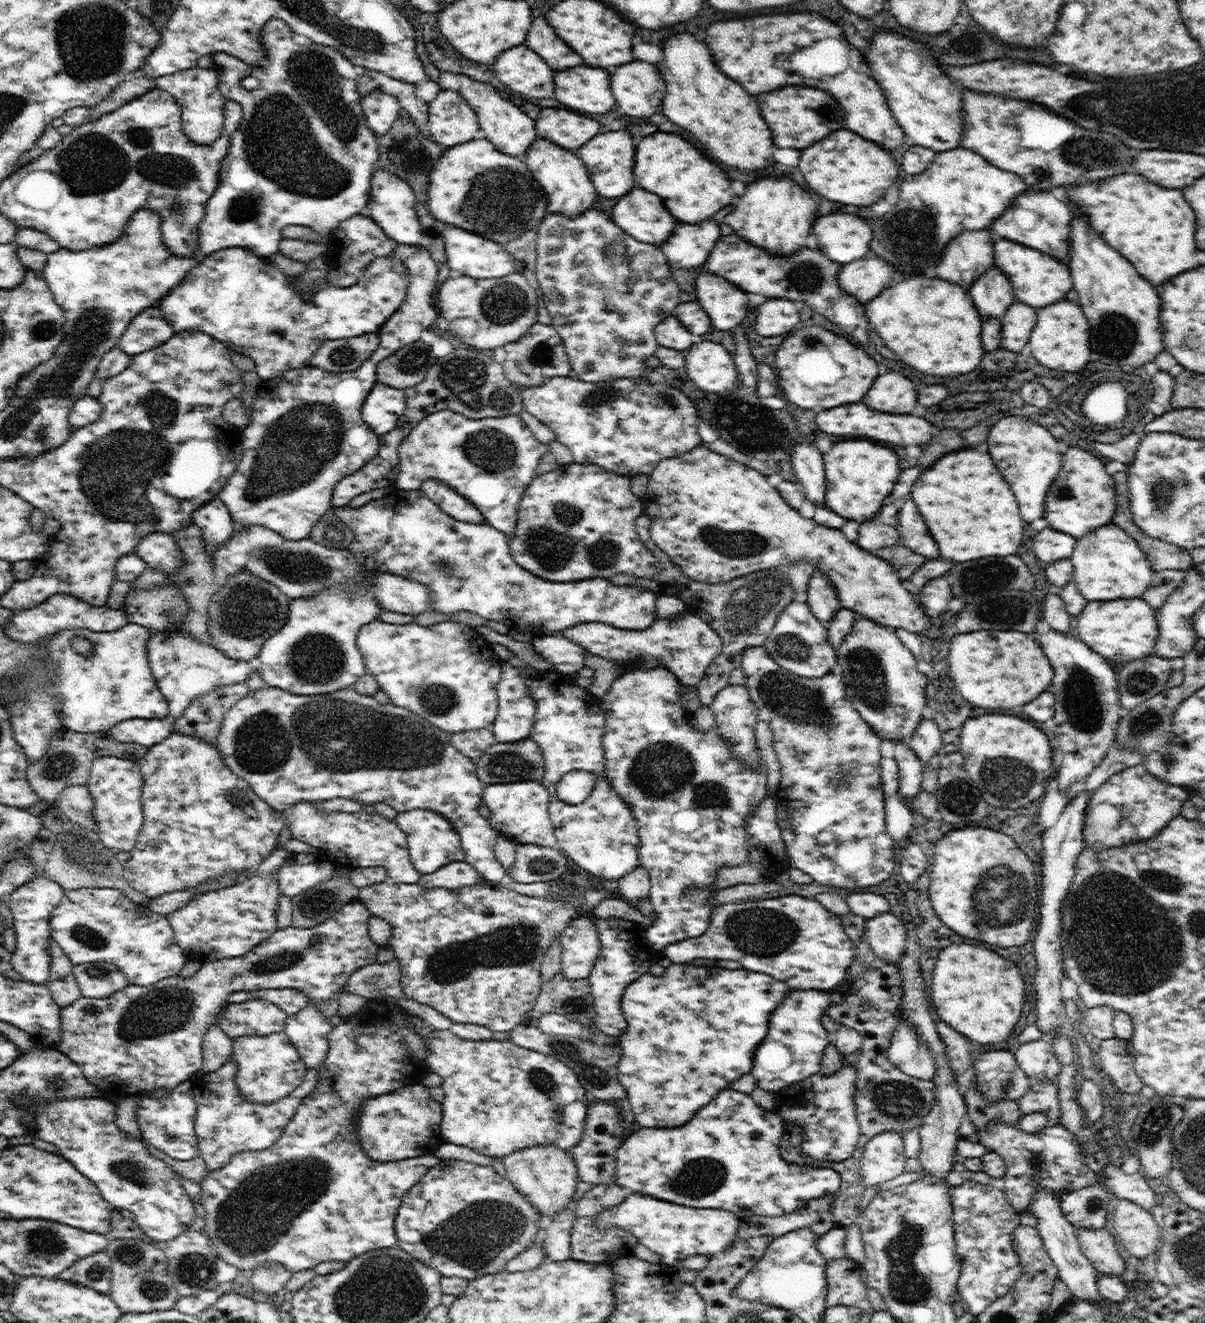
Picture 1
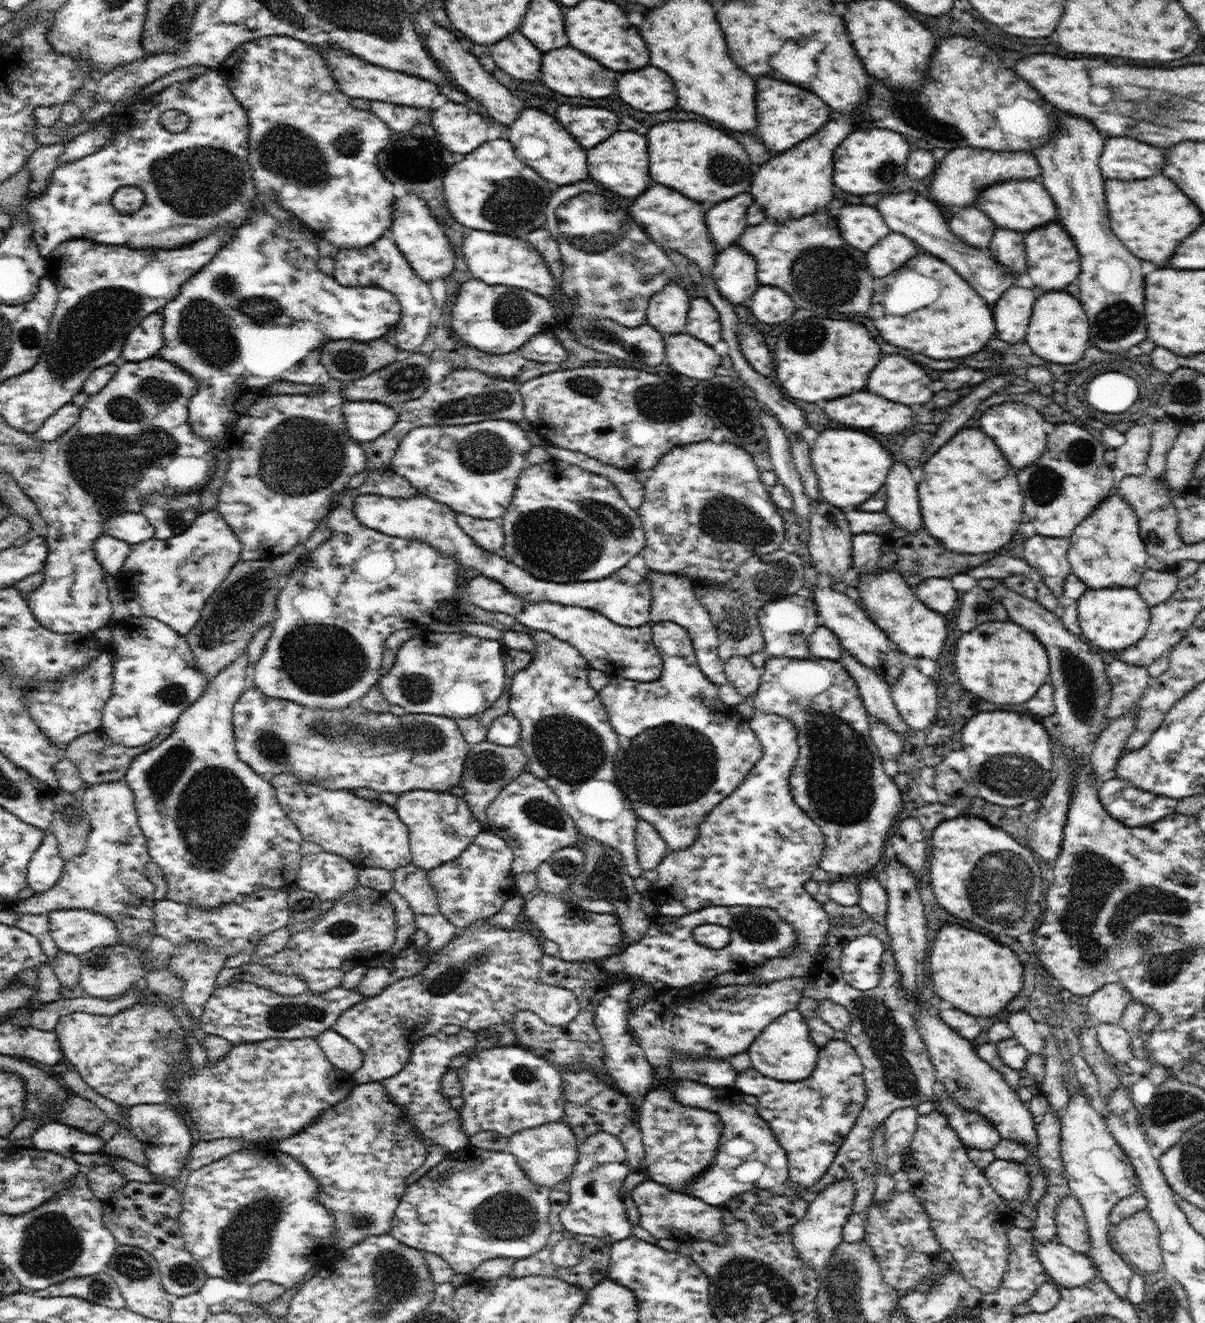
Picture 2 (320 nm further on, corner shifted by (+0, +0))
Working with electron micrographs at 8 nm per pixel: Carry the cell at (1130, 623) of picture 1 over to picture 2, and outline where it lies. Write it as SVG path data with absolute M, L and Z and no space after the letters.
M1128 587L1089 588L1077 600L1077 604L1077 617L1084 636L1106 651L1121 653L1134 646L1146 634L1151 620L1151 610L1144 598L1136 589Z

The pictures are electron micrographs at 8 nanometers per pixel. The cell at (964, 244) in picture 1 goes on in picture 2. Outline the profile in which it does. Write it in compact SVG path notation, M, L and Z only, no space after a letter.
M978 205L962 207L949 218L951 231L961 241L980 249L988 249L997 229L996 223Z

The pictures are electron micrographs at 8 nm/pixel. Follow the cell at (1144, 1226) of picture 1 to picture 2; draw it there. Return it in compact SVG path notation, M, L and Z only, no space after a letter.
M1139 1210L1117 1224L1116 1244L1122 1256L1146 1273L1163 1268L1159 1230L1148 1210Z

